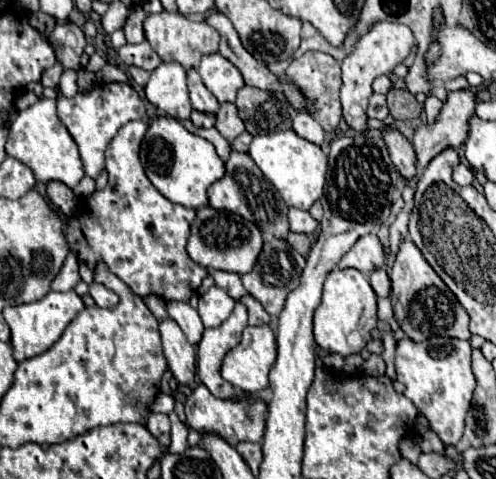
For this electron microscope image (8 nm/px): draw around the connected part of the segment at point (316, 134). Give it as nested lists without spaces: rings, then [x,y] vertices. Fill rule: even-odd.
[[[299,111],[295,115],[295,119],[293,119],[293,131],[299,137],[303,137],[303,139],[315,143],[315,145],[321,145],[323,139],[325,139],[325,133],[323,133],[321,125],[309,113],[303,113],[303,111]]]

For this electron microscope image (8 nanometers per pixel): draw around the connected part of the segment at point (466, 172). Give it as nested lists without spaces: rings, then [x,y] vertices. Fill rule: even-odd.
[[[459,163],[459,165],[455,167],[455,171],[453,171],[453,179],[455,179],[459,185],[471,185],[473,179],[475,179],[475,175],[473,175],[473,171],[471,171],[467,165]]]

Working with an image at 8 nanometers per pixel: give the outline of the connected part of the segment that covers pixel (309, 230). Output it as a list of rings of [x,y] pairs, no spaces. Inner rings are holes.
[[[289,209],[287,213],[287,219],[289,219],[289,231],[293,233],[305,233],[305,235],[313,235],[315,229],[317,229],[317,221],[307,213],[307,211],[301,211],[301,209]]]

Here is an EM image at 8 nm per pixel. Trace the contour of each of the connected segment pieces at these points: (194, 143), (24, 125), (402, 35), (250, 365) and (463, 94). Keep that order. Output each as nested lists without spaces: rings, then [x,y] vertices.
[[[173,117],[151,119],[141,143],[141,163],[157,191],[169,201],[191,209],[207,205],[207,187],[225,175],[225,165],[215,153],[215,147],[207,139],[189,133],[183,123]]]
[[[55,98],[41,99],[41,101],[37,101],[35,105],[27,107],[25,111],[21,111],[17,115],[13,125],[9,127],[9,137],[7,137],[5,151],[7,151],[9,157],[27,165],[33,171],[35,179],[41,181],[41,183],[61,181],[69,189],[73,189],[85,175],[81,159],[79,159],[77,145],[57,117]]]
[[[381,21],[381,23],[375,23],[373,29],[357,43],[351,57],[347,57],[341,63],[341,69],[343,69],[343,87],[341,87],[343,119],[347,121],[347,125],[355,133],[367,133],[369,131],[367,103],[369,103],[369,97],[373,95],[373,91],[371,91],[373,79],[393,71],[393,67],[399,65],[409,55],[411,47],[413,47],[413,33],[411,33],[411,29],[407,25]]]
[[[269,325],[247,327],[243,339],[233,347],[221,367],[225,381],[241,391],[257,393],[267,389],[267,375],[275,363],[275,333]]]
[[[461,89],[449,93],[435,125],[425,125],[415,131],[413,147],[417,153],[417,169],[423,171],[427,163],[445,151],[447,147],[459,149],[469,133],[471,115],[475,115],[475,93],[471,89]]]

